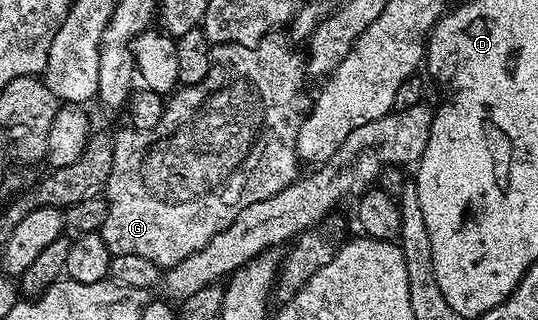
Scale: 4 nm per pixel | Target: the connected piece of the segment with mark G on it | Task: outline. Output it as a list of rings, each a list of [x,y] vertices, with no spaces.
[[[278,36],[267,37],[257,46],[237,46],[231,42],[215,45],[212,50],[208,76],[204,76],[204,80],[200,80],[200,84],[175,89],[169,95],[163,116],[154,128],[151,130],[126,128],[119,134],[113,135],[112,172],[104,187],[106,219],[100,231],[103,240],[108,244],[111,255],[135,253],[136,256],[152,261],[161,268],[175,266],[180,260],[192,256],[192,252],[204,248],[204,244],[208,244],[208,240],[212,240],[212,236],[224,232],[224,228],[228,228],[228,224],[232,224],[232,220],[236,220],[238,213],[244,208],[248,208],[248,204],[256,204],[256,200],[268,200],[268,196],[276,196],[276,192],[280,192],[298,181],[300,159],[296,151],[296,136],[298,135],[298,126],[308,110],[308,98],[306,102],[308,75],[303,55],[298,55],[293,50],[295,47],[285,37],[283,37],[284,39],[274,37]]]

